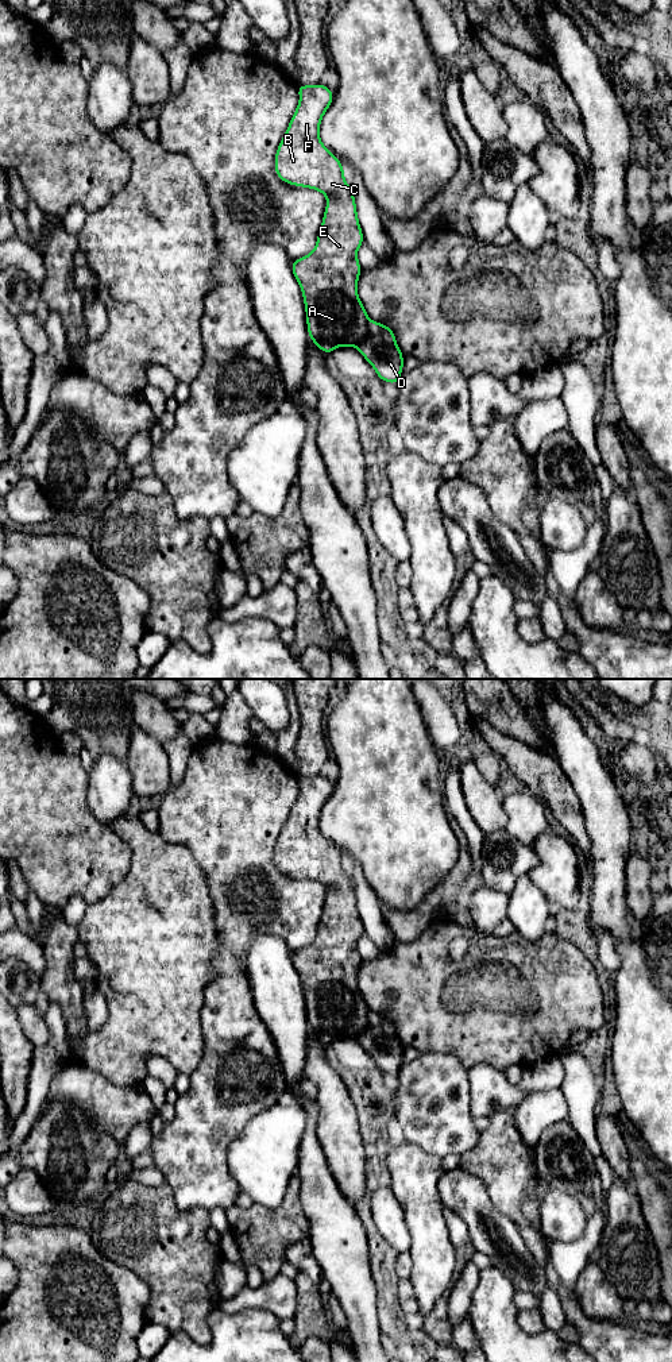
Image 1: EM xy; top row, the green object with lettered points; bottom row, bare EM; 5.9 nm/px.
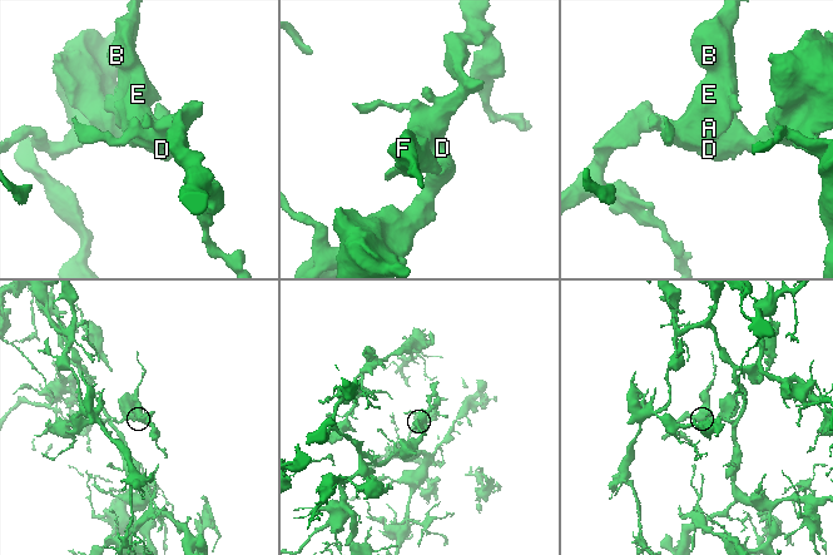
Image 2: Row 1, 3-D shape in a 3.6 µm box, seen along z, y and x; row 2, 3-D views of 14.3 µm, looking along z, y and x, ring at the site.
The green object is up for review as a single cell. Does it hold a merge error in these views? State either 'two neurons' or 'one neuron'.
one neuron

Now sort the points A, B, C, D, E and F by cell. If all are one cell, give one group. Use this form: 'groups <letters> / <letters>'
groups A B C D E F

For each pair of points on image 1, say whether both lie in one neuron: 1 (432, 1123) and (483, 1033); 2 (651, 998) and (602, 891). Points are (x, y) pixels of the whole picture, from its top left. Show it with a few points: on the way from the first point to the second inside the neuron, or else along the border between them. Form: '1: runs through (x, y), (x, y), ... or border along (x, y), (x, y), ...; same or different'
1: border along (436, 1053), (452, 1054), (467, 1071); different
2: border along (628, 936), (617, 941); different

